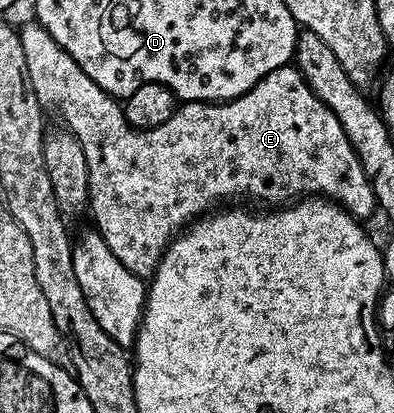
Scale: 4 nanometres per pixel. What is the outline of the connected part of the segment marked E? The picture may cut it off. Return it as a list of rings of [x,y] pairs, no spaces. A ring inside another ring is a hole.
[[[29,19],[25,26],[20,26],[19,32],[21,34],[21,42],[23,43],[23,56],[27,58],[27,75],[31,79],[31,87],[37,92],[39,103],[46,110],[54,109],[65,120],[62,121],[64,128],[76,135],[77,141],[83,147],[83,155],[87,155],[89,209],[91,214],[93,213],[94,219],[97,220],[95,228],[98,233],[103,235],[107,247],[111,247],[115,259],[119,259],[119,263],[123,263],[123,267],[127,267],[127,271],[131,271],[137,277],[142,279],[152,278],[153,273],[157,270],[158,263],[161,262],[161,256],[164,255],[165,248],[168,247],[170,241],[198,215],[208,214],[214,207],[220,206],[222,203],[232,202],[229,201],[232,197],[250,197],[253,201],[261,200],[265,204],[262,206],[265,207],[281,207],[294,199],[320,195],[330,201],[336,201],[352,217],[358,219],[366,219],[365,217],[372,215],[373,209],[375,213],[375,210],[378,208],[377,200],[373,194],[373,182],[367,179],[367,175],[359,163],[359,155],[351,147],[351,143],[347,139],[339,119],[315,96],[309,84],[299,75],[295,75],[295,69],[292,64],[284,65],[275,71],[271,71],[266,77],[259,79],[259,83],[255,83],[255,87],[251,87],[251,91],[239,95],[233,101],[219,101],[216,103],[187,101],[173,112],[171,119],[167,119],[167,123],[159,123],[159,127],[154,129],[139,130],[132,129],[125,121],[125,111],[119,104],[118,98],[110,97],[107,91],[103,91],[103,87],[95,84],[81,70],[79,63],[75,63],[75,59],[71,59],[71,55],[67,55],[67,51],[63,51],[63,47],[59,47],[59,43],[55,43],[55,39],[51,39],[48,31],[42,25],[38,25],[36,20]]]

